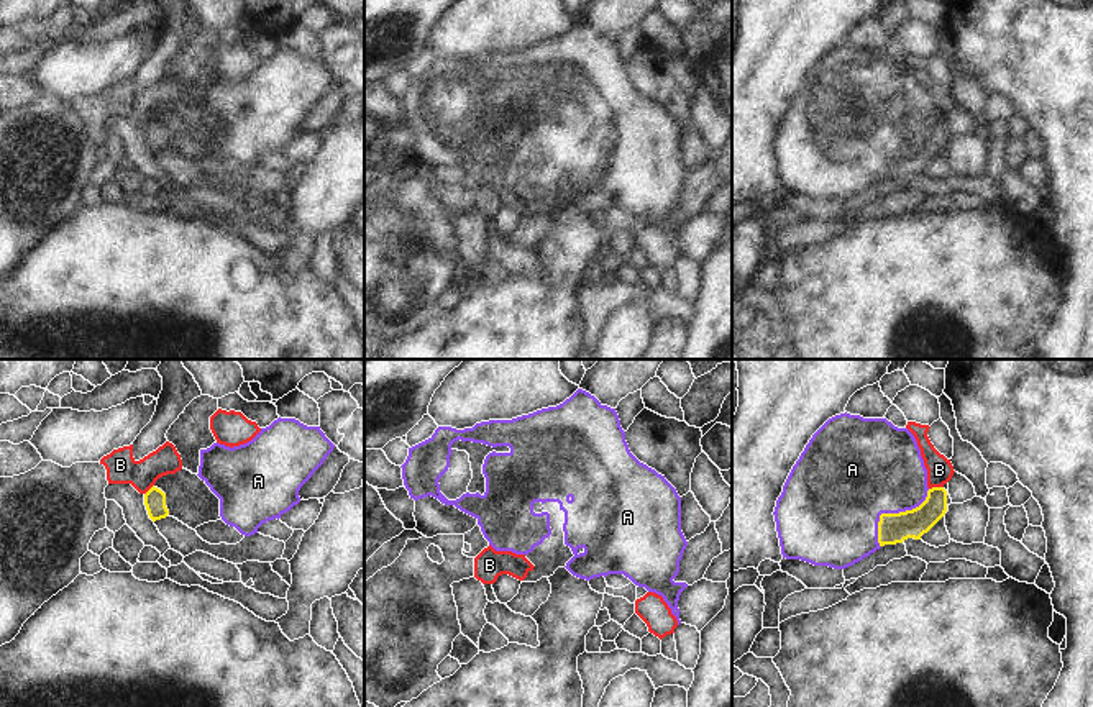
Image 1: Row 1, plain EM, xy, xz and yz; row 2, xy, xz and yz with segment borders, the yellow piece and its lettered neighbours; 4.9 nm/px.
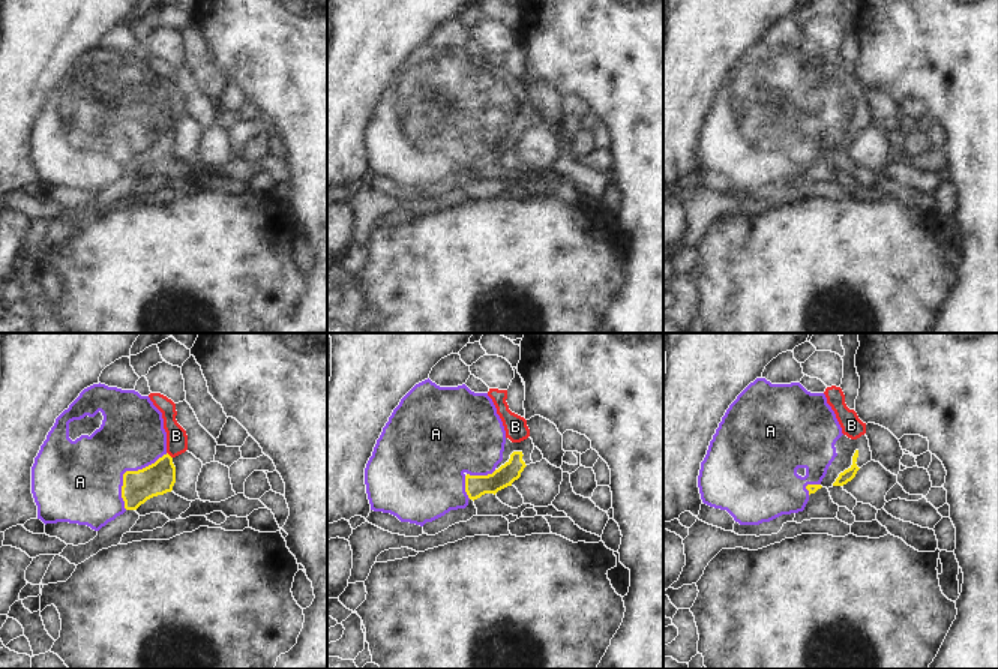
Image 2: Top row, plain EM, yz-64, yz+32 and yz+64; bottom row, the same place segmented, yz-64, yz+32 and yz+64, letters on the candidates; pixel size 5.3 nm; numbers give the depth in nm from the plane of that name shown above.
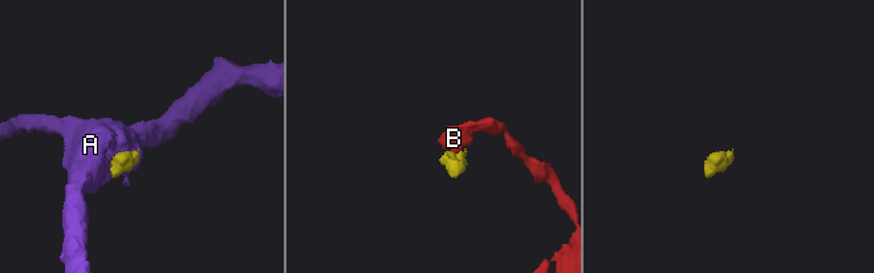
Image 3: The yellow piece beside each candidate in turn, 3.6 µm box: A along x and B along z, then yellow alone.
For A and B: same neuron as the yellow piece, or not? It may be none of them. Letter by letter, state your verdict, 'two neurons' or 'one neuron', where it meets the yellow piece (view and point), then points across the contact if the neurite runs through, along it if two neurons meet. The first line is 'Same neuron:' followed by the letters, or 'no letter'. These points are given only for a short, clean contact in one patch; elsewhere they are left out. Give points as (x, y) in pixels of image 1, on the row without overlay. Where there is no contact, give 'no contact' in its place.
Same neuron: A
A: one neuron; contact yz (891, 146)
B: two neurons; contact yz (936, 120); border yz (942, 118), (929, 122)

